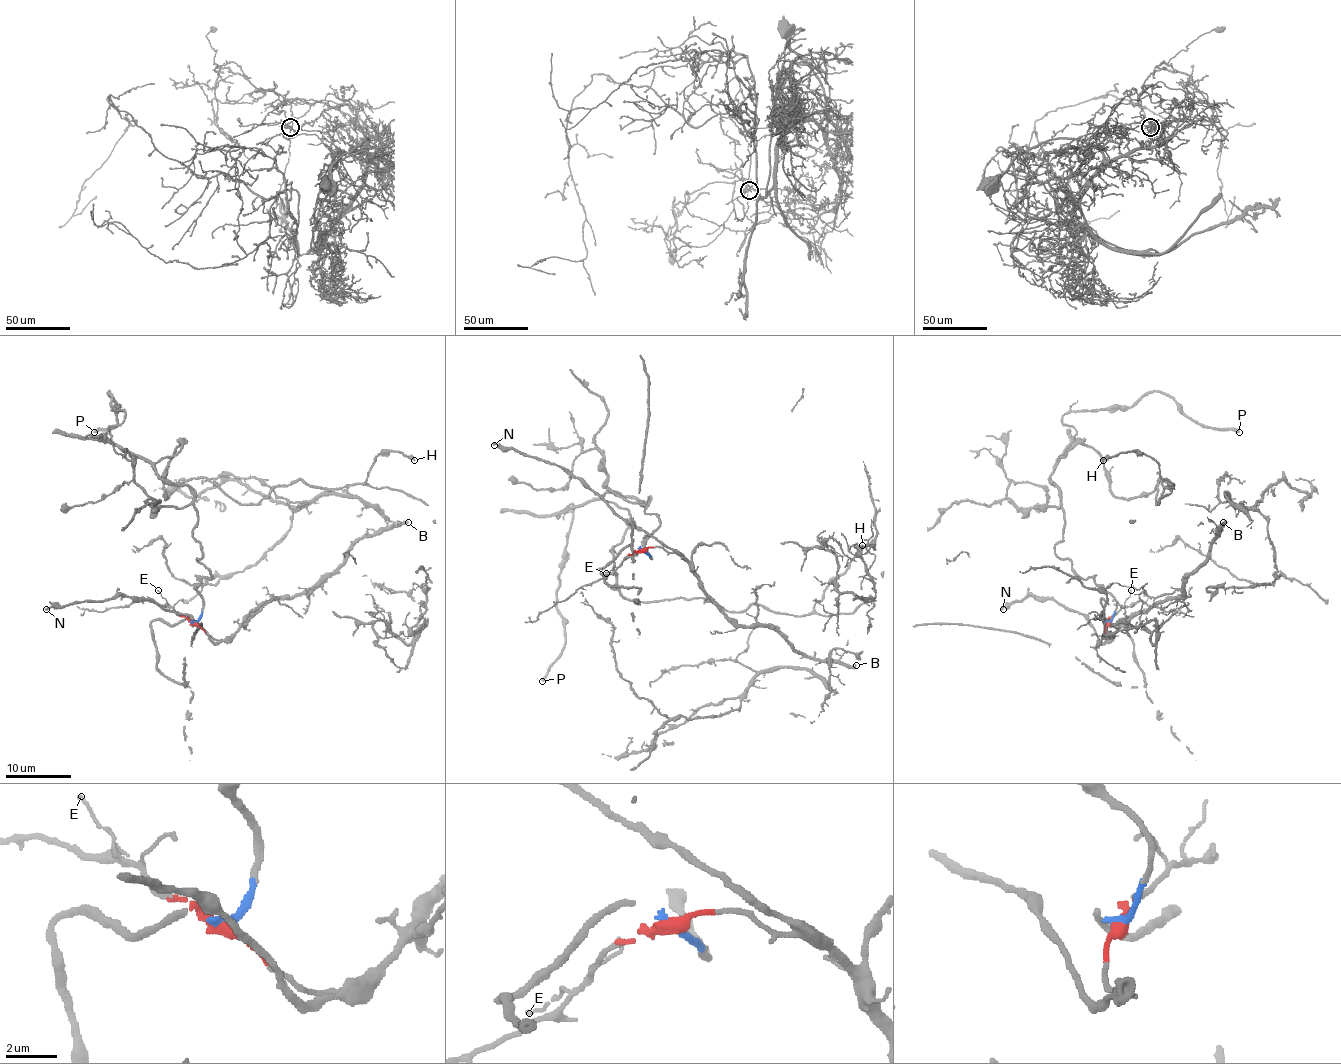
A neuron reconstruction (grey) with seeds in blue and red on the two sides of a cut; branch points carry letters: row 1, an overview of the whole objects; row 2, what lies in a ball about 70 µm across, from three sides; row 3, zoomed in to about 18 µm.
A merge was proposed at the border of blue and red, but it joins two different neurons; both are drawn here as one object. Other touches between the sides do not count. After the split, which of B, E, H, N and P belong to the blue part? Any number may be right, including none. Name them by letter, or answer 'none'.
H, P

